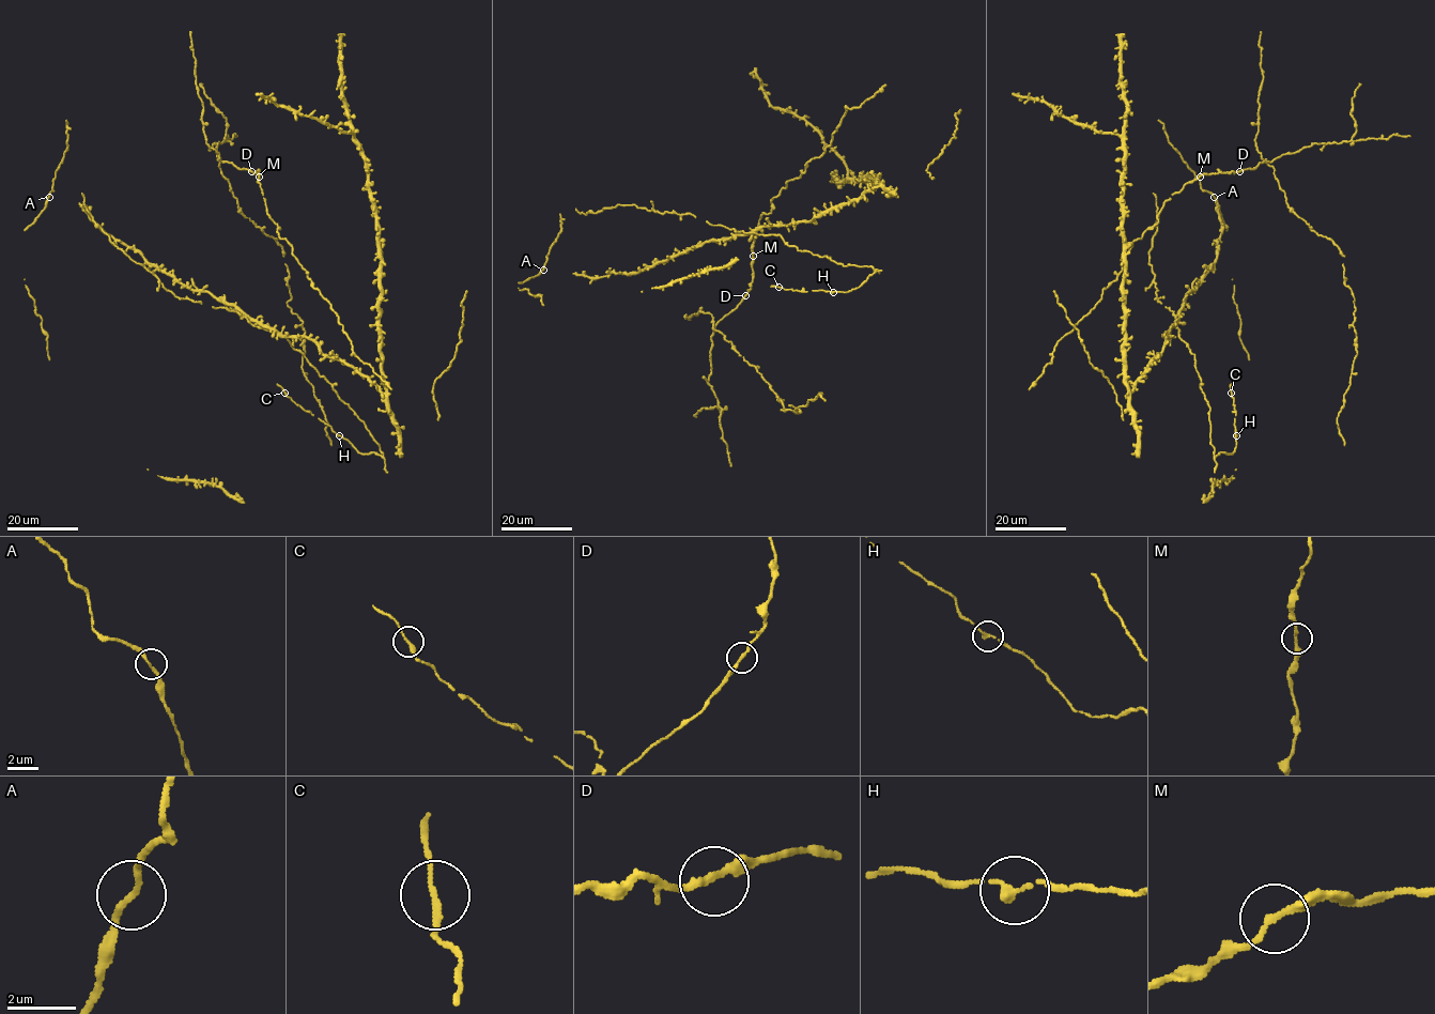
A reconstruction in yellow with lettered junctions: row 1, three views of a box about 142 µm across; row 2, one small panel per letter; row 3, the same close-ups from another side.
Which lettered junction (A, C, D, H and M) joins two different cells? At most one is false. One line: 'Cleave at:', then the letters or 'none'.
Cleave at: none

